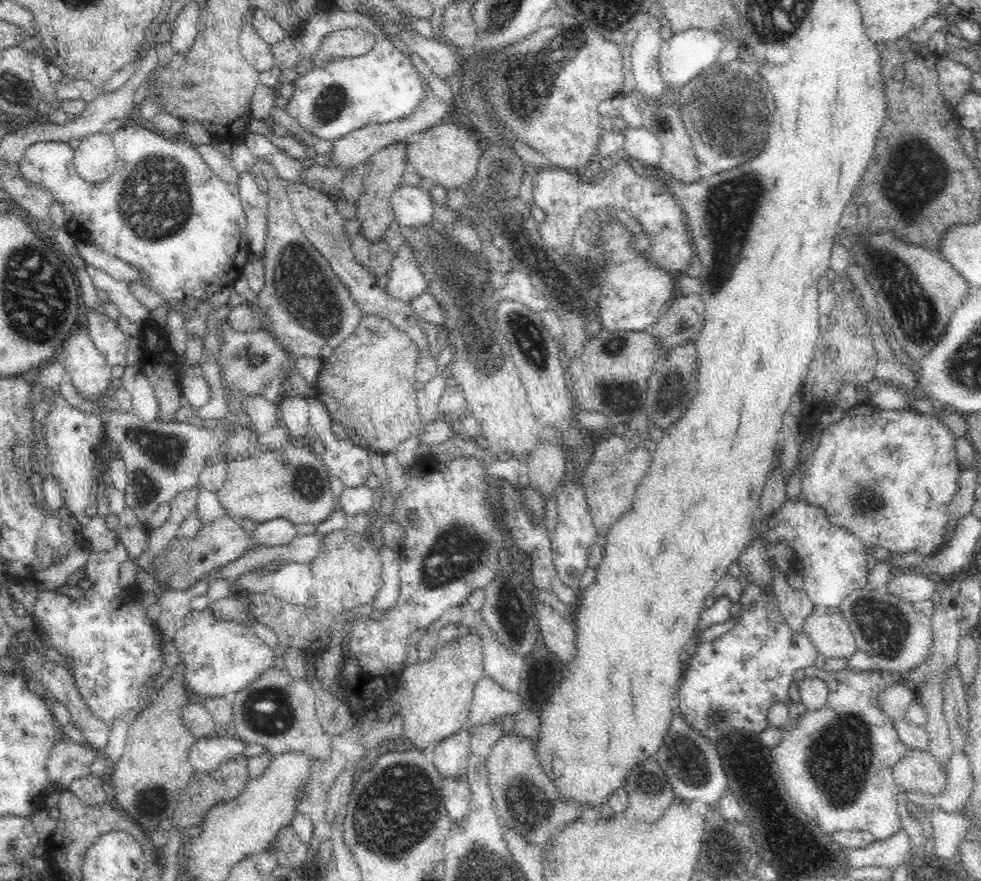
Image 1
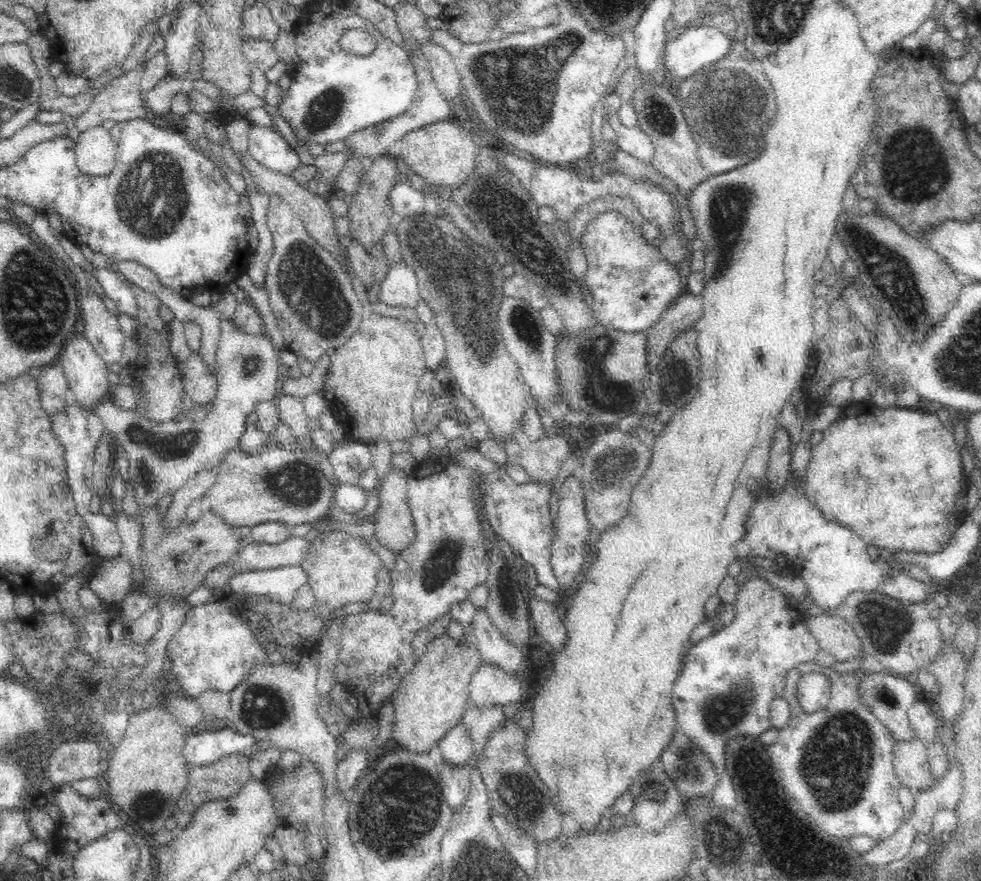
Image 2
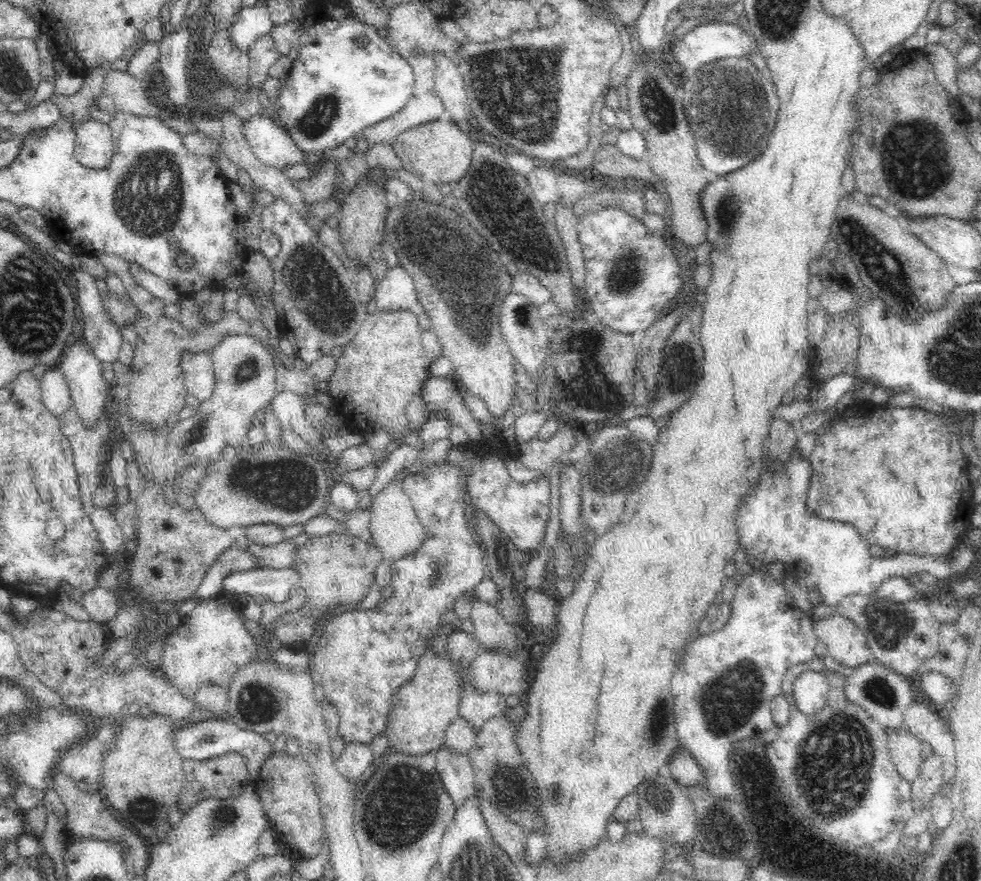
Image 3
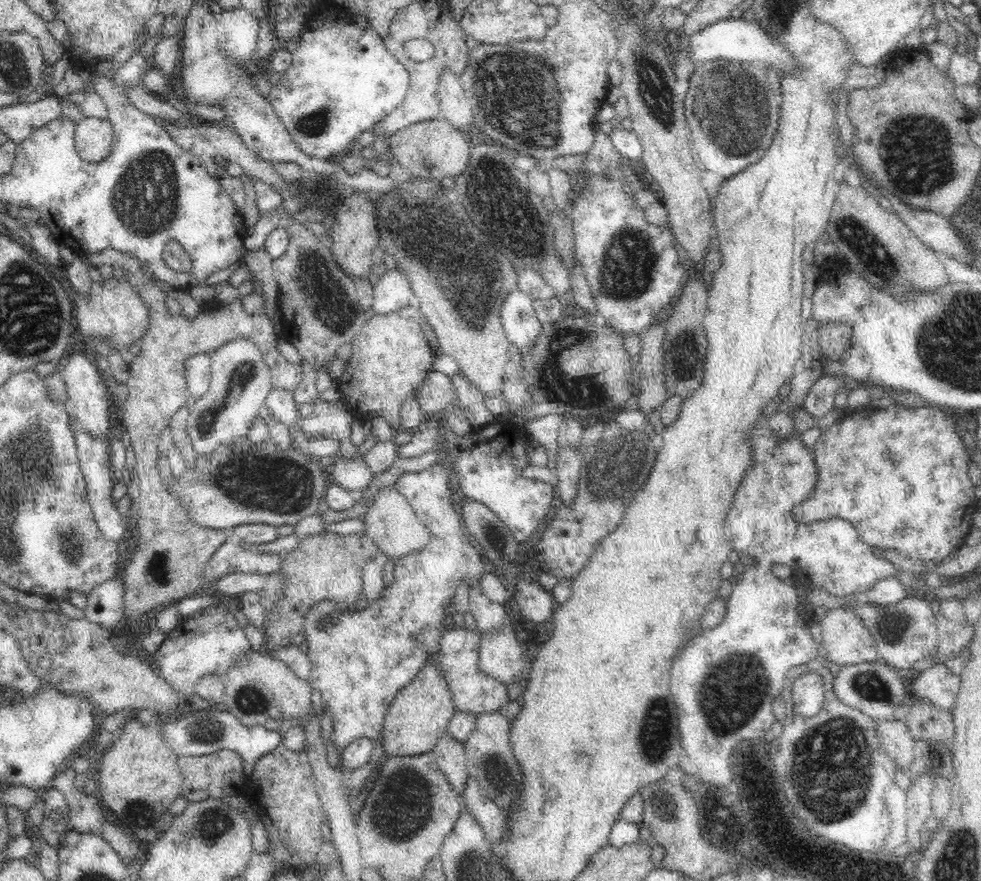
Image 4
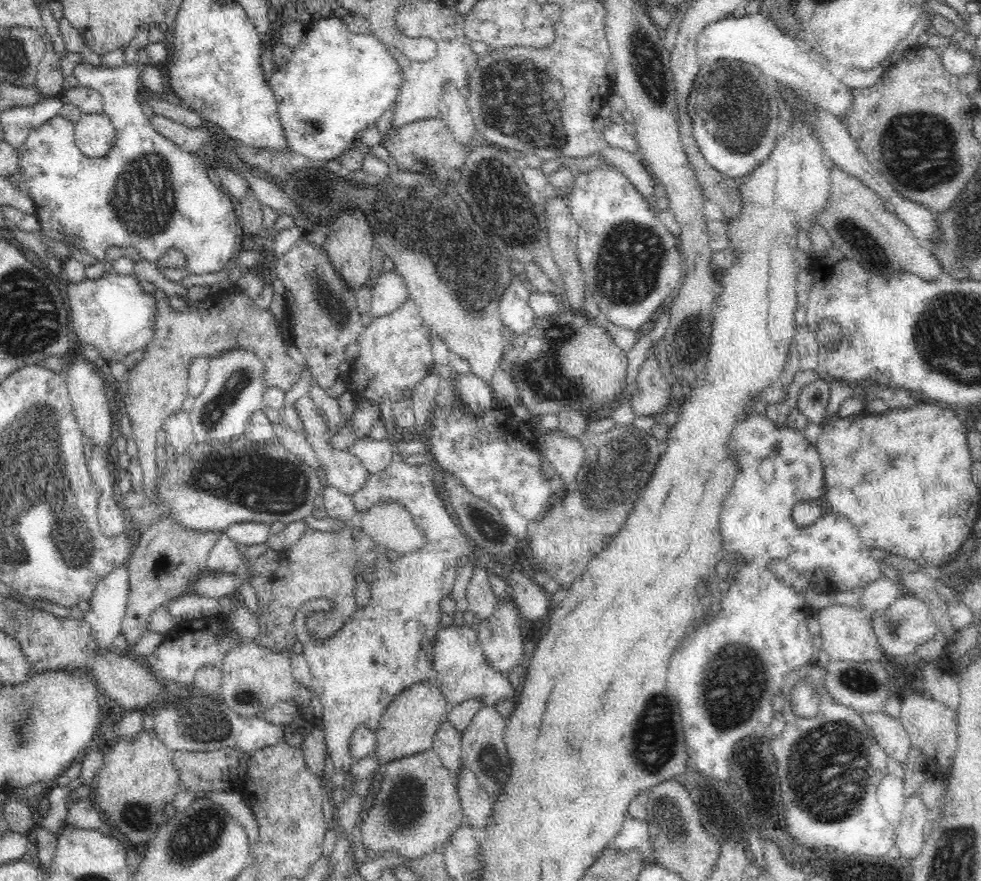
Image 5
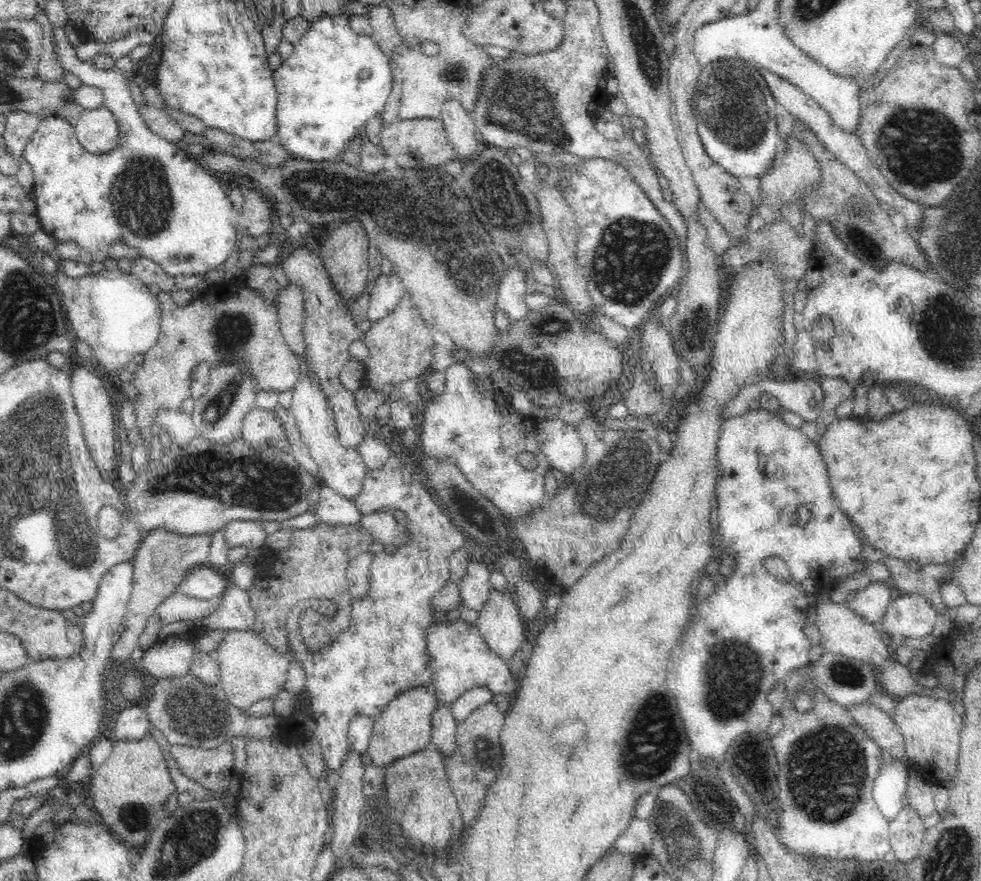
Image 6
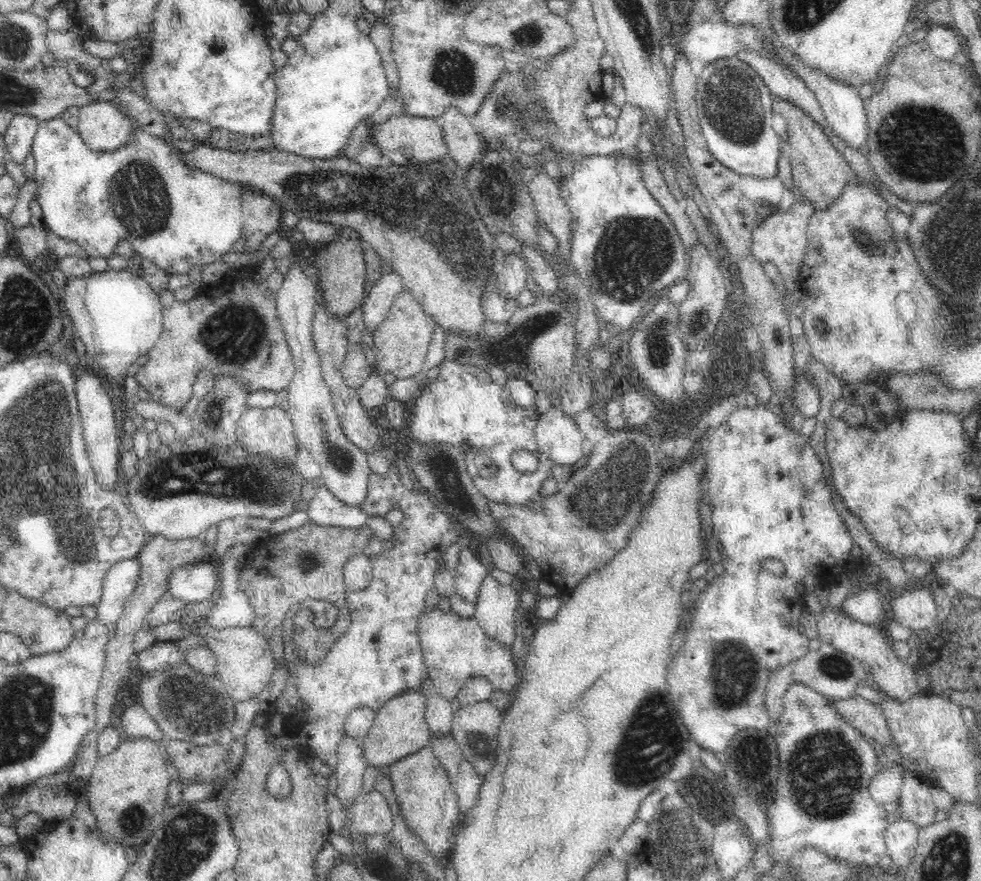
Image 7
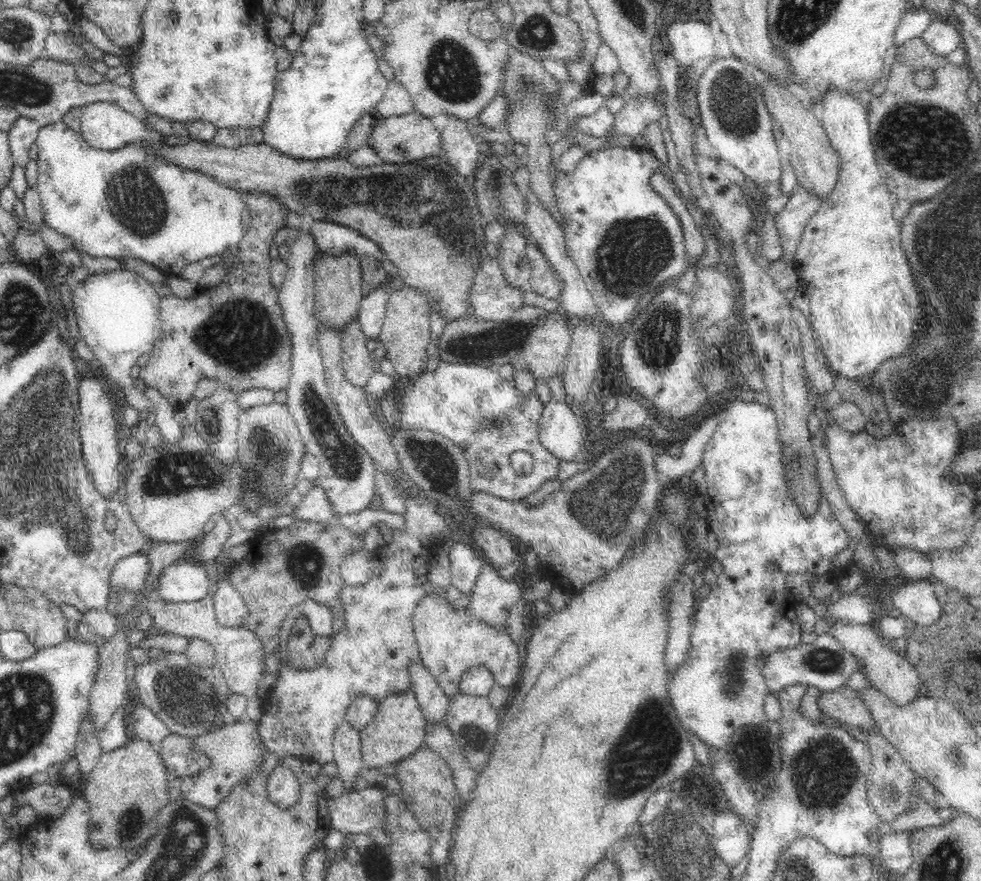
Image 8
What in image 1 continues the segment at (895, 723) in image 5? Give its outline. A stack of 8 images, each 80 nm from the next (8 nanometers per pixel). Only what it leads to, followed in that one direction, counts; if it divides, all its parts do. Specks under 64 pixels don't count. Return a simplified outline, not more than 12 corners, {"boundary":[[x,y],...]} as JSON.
{"boundary":[[910,749],[892,770],[907,793],[934,796],[946,770],[929,752]]}

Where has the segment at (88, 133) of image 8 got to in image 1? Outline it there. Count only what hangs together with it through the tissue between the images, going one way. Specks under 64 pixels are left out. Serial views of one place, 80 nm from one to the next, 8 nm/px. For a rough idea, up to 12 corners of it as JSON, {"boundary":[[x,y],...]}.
{"boundary":[[109,129],[82,138],[74,161],[92,185],[119,162]]}

